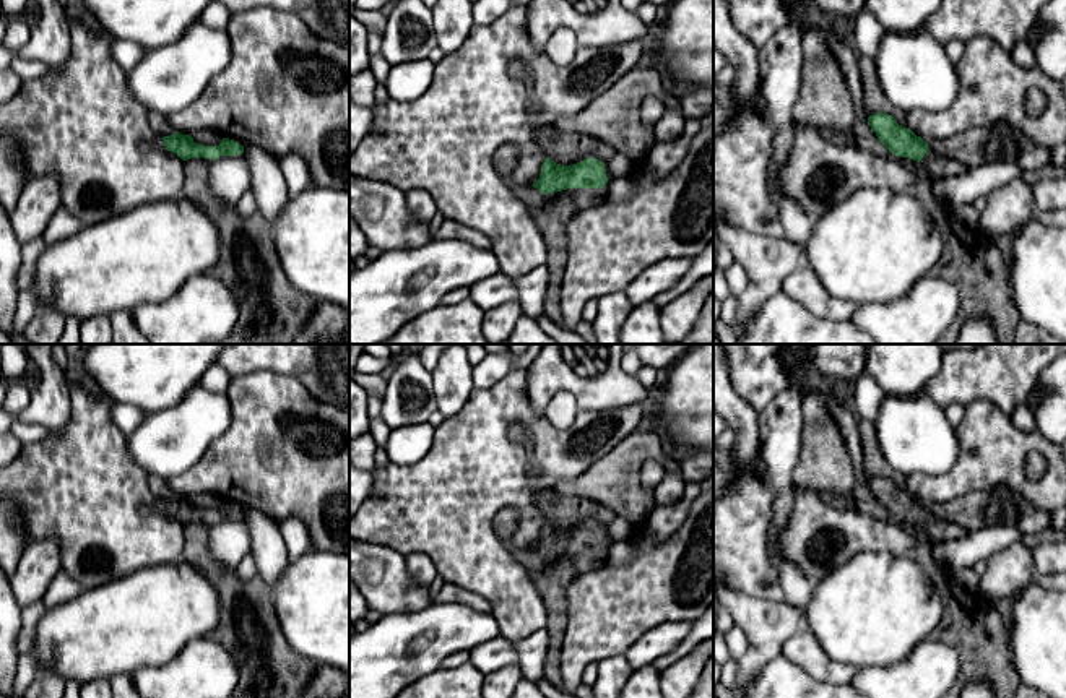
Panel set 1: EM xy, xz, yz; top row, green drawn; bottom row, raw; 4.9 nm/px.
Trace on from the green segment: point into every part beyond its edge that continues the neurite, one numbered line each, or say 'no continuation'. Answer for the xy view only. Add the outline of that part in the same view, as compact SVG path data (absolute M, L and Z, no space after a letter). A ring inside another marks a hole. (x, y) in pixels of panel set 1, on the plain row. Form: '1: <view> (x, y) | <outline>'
1: xy (158, 505) | M156 500L153 505L143 505L143 506L140 506L140 513L141 515L150 515L150 513L154 513L154 511L159 511L159 513L166 511L162 500Z

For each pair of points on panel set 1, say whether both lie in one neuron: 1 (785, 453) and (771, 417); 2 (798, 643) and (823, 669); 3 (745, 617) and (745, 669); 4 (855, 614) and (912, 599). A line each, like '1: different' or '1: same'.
1: same
2: same
3: same
4: same

